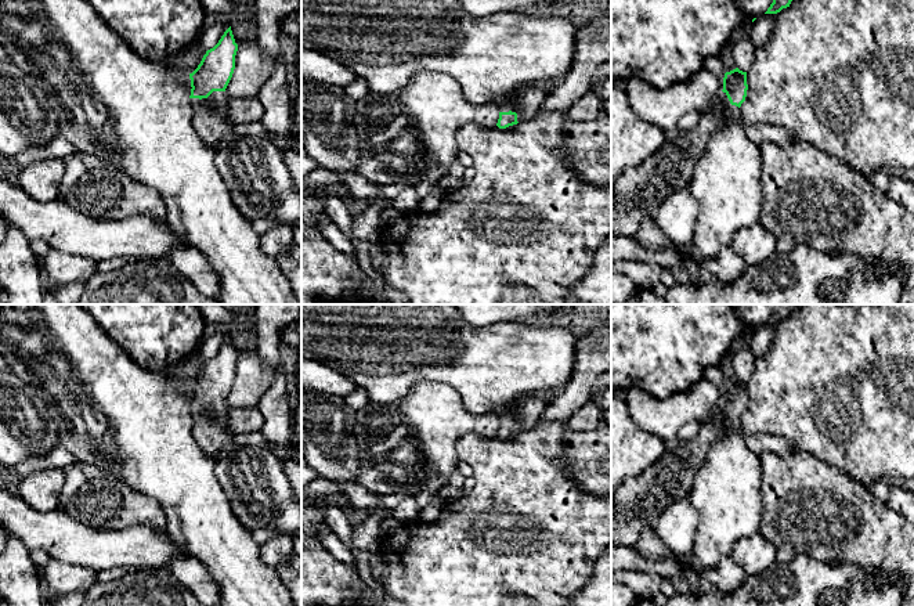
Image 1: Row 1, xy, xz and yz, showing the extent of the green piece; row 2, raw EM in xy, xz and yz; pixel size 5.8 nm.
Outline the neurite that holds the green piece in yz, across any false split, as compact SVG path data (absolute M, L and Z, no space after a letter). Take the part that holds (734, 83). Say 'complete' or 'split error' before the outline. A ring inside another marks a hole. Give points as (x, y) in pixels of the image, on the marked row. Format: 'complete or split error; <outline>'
split error; M738 68L726 72L723 77L722 93L708 105L707 109L700 113L700 120L694 129L679 131L673 141L665 141L664 145L643 163L637 165L636 167L626 169L621 176L617 177L611 195L611 235L635 237L640 224L646 219L655 220L661 203L671 194L689 185L697 162L705 151L712 134L719 126L729 126L730 123L740 120L740 107L745 101L747 90L747 72L743 72Z

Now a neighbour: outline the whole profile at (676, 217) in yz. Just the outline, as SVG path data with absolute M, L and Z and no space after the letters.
M683 187L661 203L655 223L672 244L680 248L690 244L697 226L697 214L698 202L689 187Z

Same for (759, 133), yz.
M769 123L744 125L744 130L747 137L758 145L763 143L788 145L798 141L798 137L792 131Z

